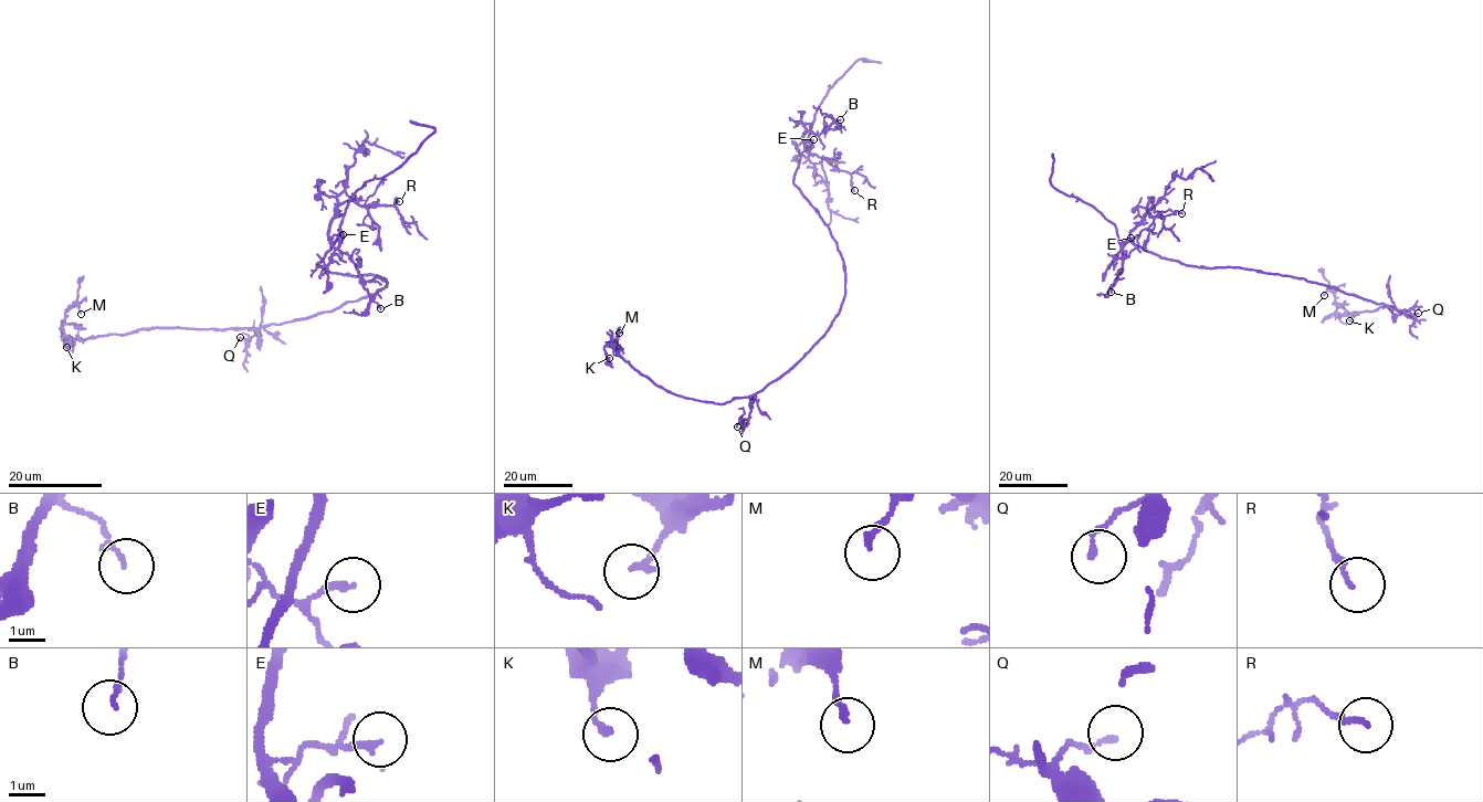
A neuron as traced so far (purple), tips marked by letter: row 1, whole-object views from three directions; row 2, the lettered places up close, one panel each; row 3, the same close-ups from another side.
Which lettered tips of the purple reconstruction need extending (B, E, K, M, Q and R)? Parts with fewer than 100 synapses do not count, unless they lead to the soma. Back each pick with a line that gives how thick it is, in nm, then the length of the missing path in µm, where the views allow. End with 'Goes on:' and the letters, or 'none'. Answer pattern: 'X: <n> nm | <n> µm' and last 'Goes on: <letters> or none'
Goes on: none

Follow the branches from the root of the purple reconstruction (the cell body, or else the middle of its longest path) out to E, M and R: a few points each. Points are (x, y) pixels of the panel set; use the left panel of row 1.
E: (386, 286), (386, 280), (377, 275), (342, 275), (316, 264), (336, 240), (338, 245), (329, 238), (343, 234)
M: (386, 286), (329, 310), (255, 328), (151, 327), (70, 339), (63, 328), (65, 314), (74, 305), (81, 314)
R: (386, 286), (377, 275), (316, 264), (336, 240), (338, 245), (328, 227), (339, 204), (399, 201)

